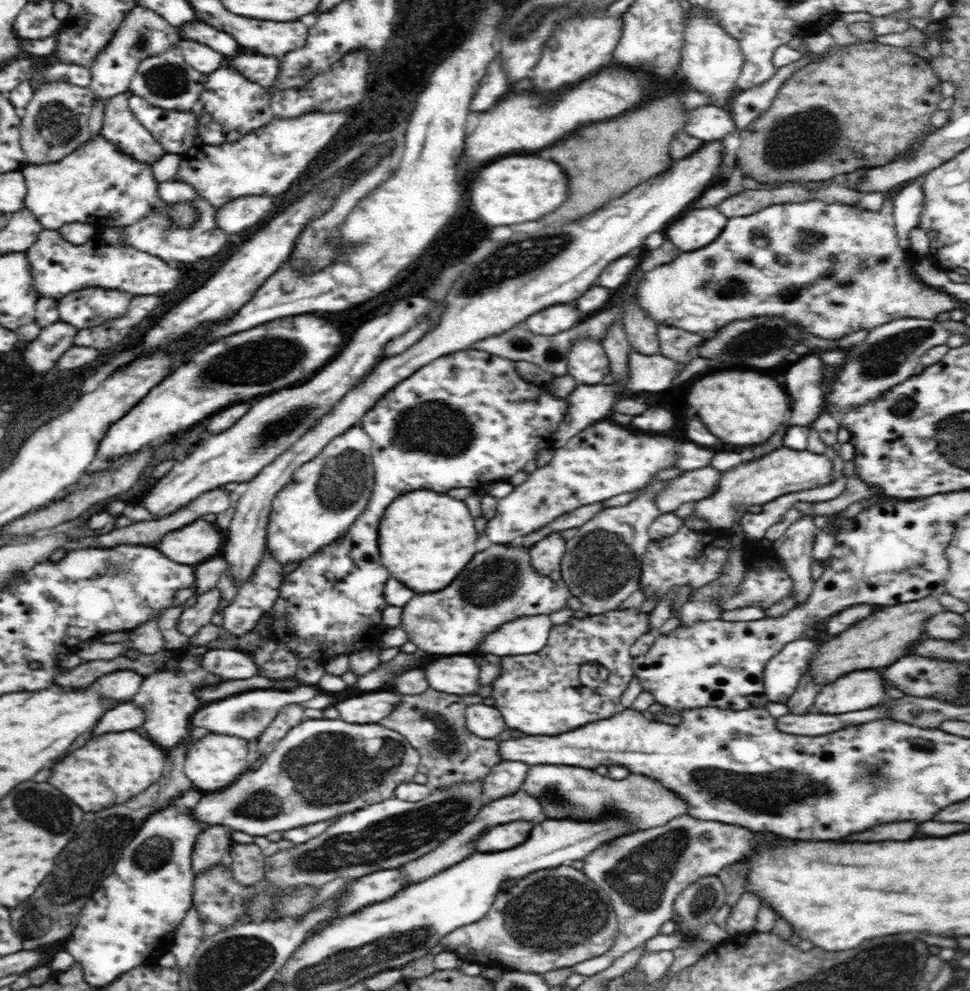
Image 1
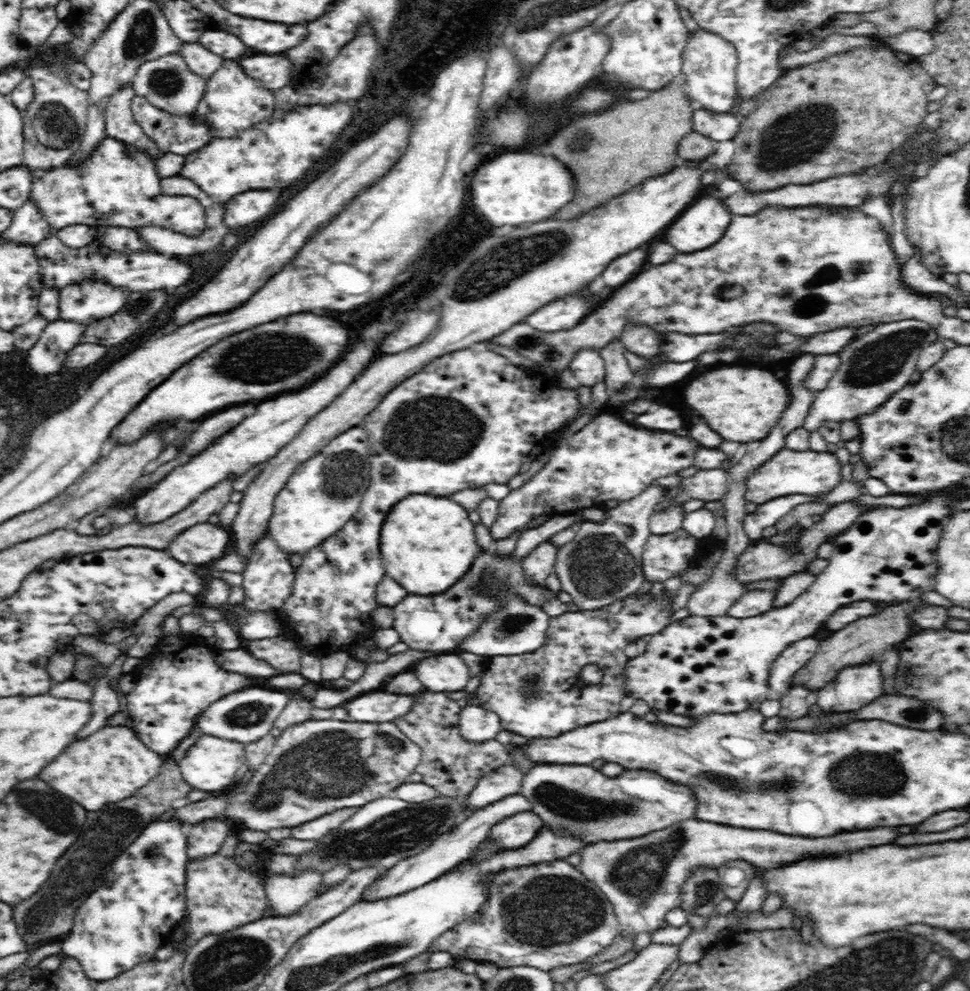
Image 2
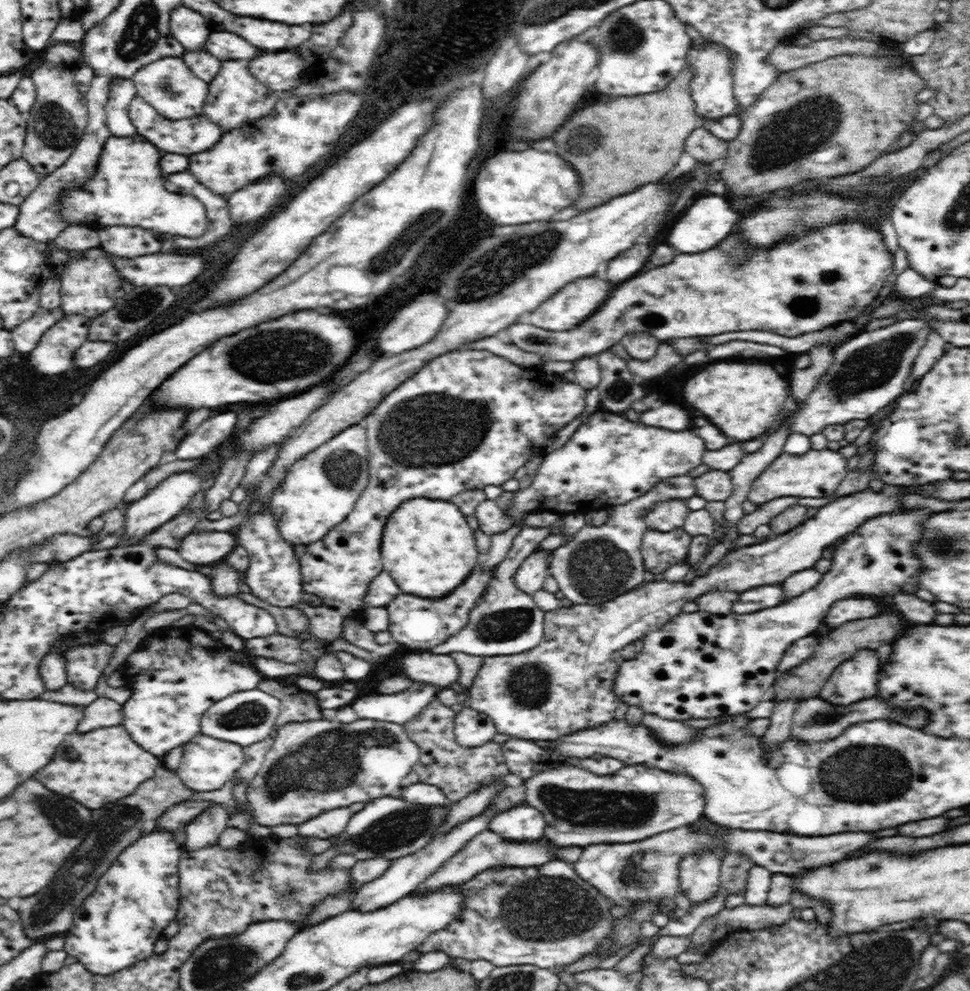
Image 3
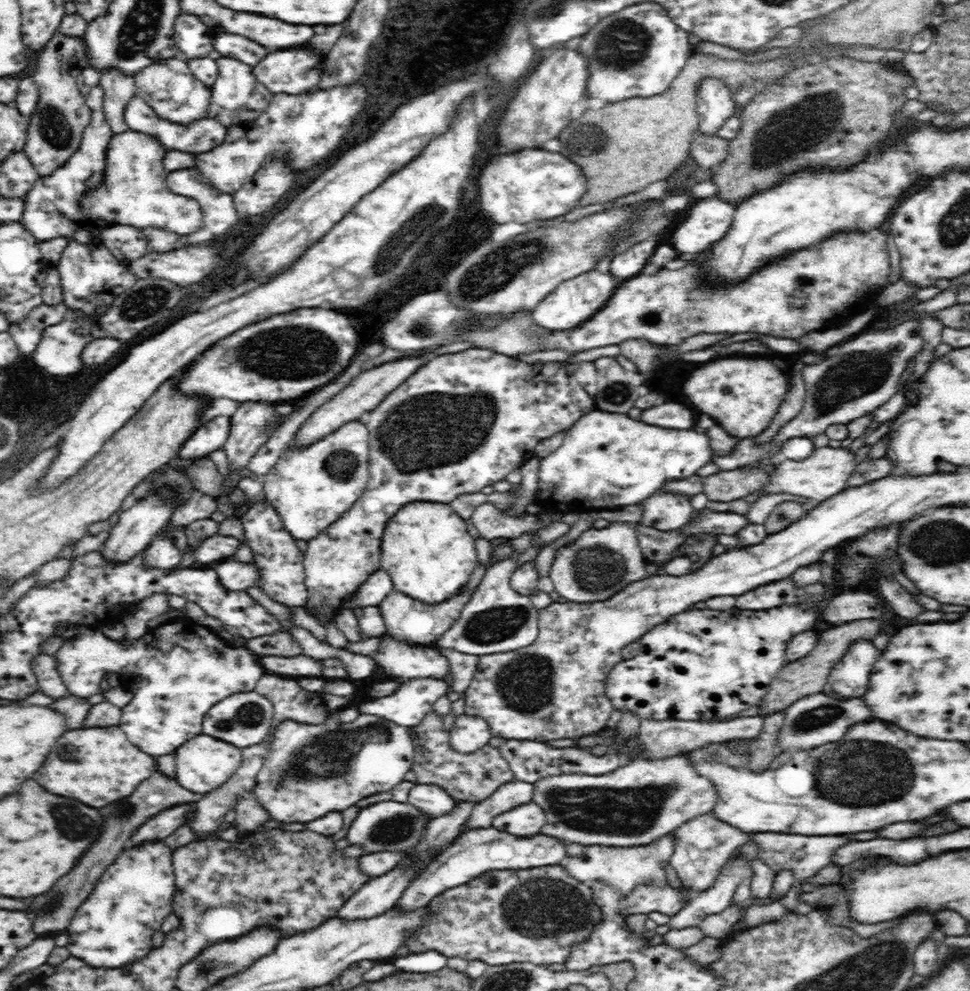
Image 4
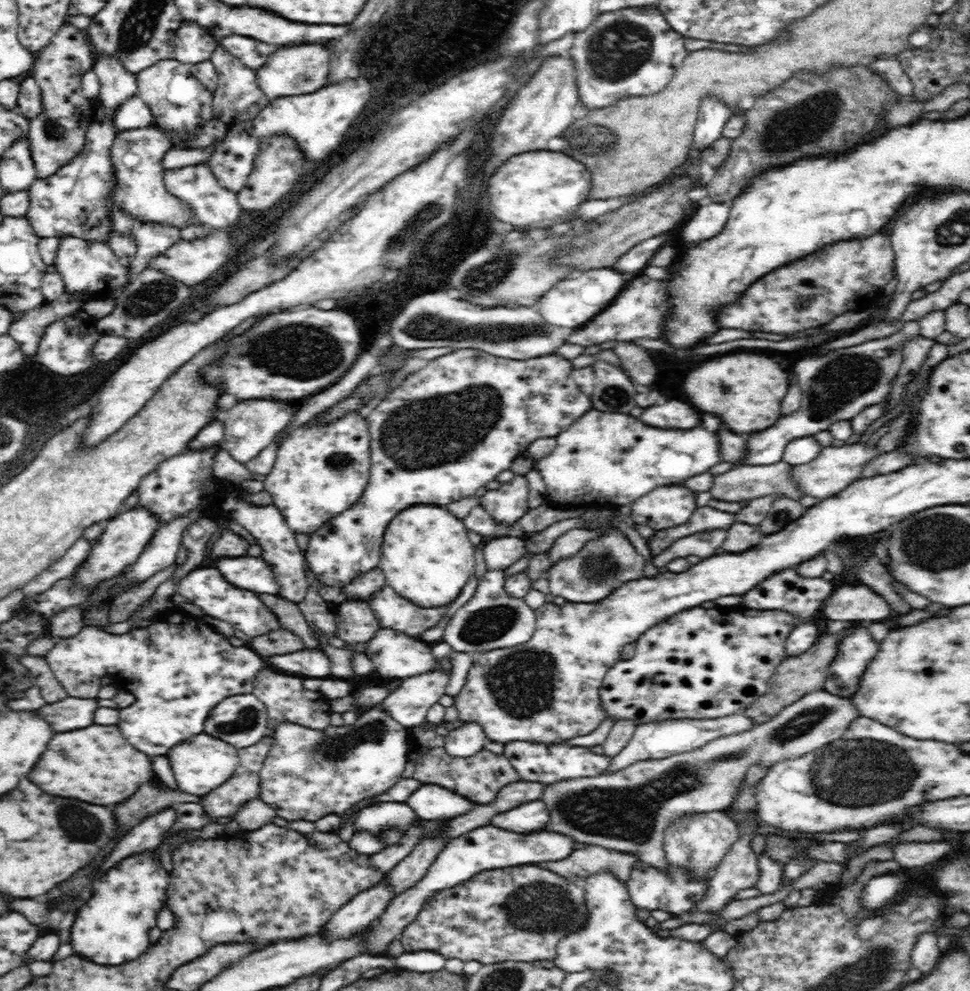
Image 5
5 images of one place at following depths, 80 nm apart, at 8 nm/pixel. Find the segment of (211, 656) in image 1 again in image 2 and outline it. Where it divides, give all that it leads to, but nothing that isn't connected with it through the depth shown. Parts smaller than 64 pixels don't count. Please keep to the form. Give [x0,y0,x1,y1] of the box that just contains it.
[218,648,282,678]

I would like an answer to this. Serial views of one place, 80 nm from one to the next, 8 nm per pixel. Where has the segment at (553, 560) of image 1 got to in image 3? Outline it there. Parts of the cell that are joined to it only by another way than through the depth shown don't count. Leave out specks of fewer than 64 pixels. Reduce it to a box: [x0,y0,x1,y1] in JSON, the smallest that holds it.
[513,551,550,595]

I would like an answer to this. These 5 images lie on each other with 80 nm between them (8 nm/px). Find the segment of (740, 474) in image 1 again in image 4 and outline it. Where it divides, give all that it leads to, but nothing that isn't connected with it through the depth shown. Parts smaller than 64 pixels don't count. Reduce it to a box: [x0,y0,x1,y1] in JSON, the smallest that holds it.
[744,444,860,505]

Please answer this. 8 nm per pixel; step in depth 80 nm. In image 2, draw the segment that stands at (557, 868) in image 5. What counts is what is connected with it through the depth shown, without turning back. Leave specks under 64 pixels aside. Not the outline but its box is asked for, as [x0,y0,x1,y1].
[577,818,898,936]

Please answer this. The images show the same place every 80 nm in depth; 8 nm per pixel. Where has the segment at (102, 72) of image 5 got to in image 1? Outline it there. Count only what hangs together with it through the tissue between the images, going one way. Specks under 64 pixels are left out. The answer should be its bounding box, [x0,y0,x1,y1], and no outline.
[100,90,167,166]

